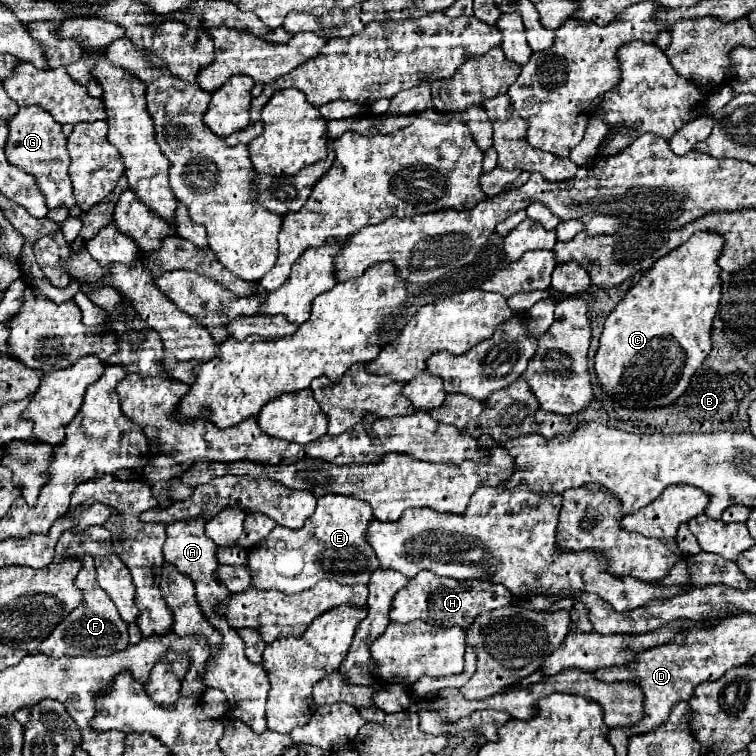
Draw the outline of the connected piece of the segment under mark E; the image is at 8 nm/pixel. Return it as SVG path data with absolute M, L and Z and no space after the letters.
M325 495L317 499L317 509L315 513L305 521L305 525L297 531L287 529L287 527L275 527L267 537L261 539L255 547L249 549L247 555L247 569L251 571L253 585L257 589L277 589L283 593L301 593L303 589L311 589L317 585L321 579L337 581L343 585L357 585L357 583L367 583L371 573L379 569L379 561L367 545L365 531L367 525L373 517L371 507L365 501L353 499L353 497L343 497L343 495Z

